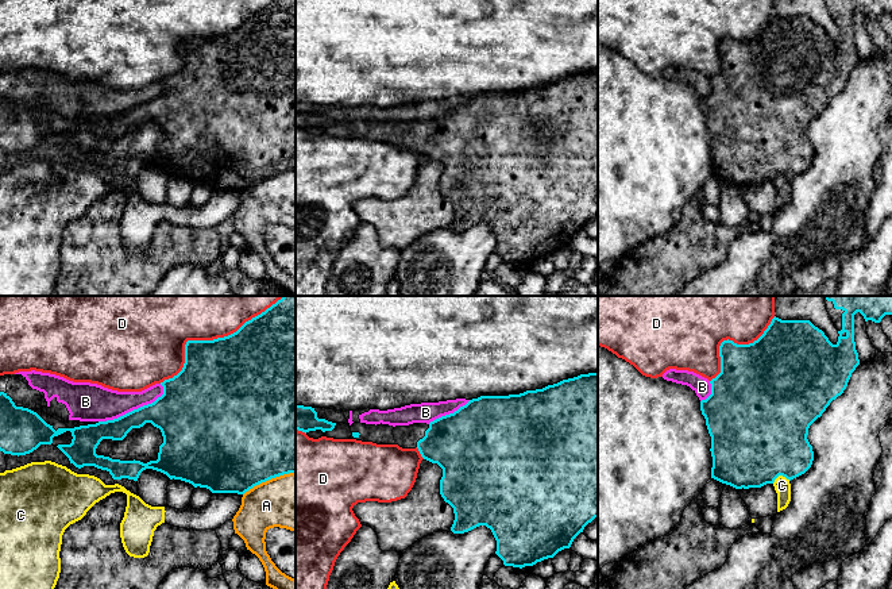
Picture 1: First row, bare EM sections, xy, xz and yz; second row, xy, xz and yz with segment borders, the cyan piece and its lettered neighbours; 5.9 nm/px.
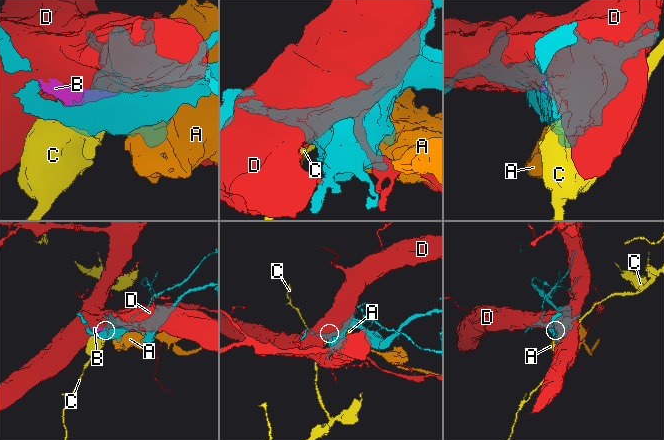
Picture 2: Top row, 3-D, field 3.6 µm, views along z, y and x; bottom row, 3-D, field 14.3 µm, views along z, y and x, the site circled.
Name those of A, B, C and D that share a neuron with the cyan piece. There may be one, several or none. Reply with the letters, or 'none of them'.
B

